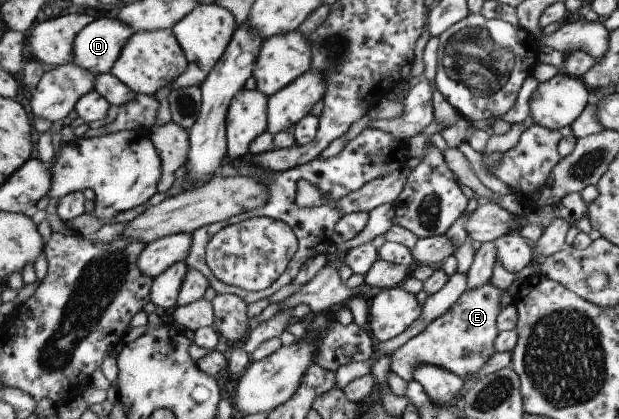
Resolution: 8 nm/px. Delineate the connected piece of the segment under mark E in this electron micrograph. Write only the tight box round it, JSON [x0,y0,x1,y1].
[391,282,504,383]

